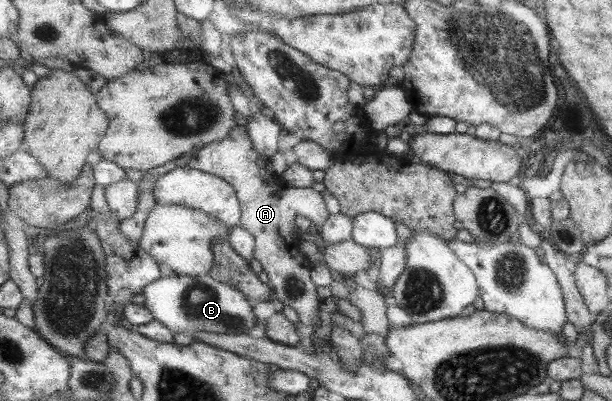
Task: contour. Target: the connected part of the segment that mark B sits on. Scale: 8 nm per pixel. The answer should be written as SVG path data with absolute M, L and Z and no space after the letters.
M173 272L171 276L158 278L151 283L144 295L144 305L154 314L154 320L170 328L174 334L191 334L197 338L199 332L212 332L213 334L248 334L256 326L256 317L253 314L253 303L233 288L230 284L215 280L210 274L194 277Z

